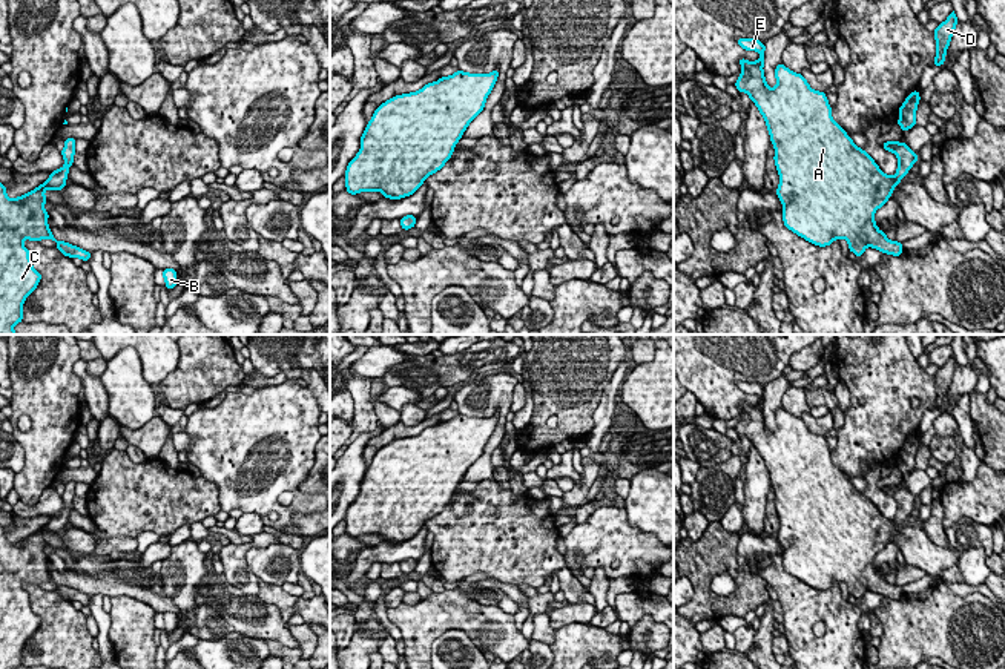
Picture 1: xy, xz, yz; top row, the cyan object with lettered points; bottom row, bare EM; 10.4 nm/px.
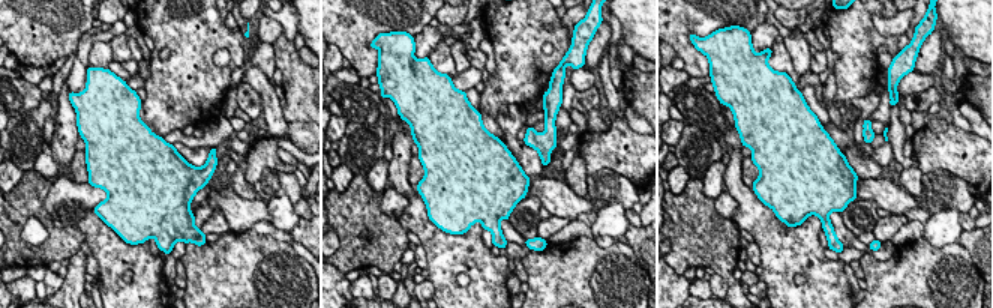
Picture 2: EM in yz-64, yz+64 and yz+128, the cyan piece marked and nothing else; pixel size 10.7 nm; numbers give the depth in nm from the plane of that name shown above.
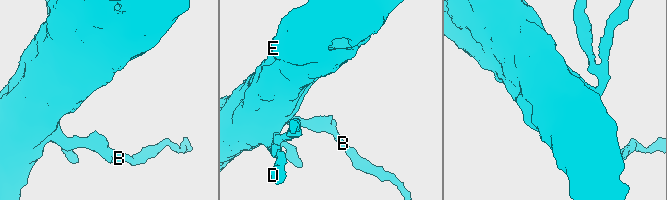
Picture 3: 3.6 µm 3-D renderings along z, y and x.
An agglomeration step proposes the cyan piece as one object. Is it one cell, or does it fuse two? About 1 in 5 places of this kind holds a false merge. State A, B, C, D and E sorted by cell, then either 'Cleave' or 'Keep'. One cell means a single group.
Groups: A B C D E. Keep

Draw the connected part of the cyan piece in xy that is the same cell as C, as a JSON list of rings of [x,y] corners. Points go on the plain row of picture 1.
[[[68,482],[61,499],[64,509],[51,516],[51,520],[37,532],[11,543],[0,526],[0,669],[15,669],[23,664],[23,646],[40,623],[29,603],[25,583],[52,583],[57,592],[69,601],[89,606],[91,595],[64,585],[57,585],[49,574],[49,557],[44,554],[44,534],[58,534],[66,529],[69,509],[74,508],[77,482]]]

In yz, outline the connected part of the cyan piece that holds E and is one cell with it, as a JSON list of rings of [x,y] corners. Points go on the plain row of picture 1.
[[[738,382],[738,388],[746,394],[756,394],[761,400],[756,405],[740,402],[741,419],[735,425],[736,433],[746,436],[756,448],[769,473],[770,485],[775,491],[775,509],[779,517],[776,539],[783,546],[784,569],[809,586],[825,591],[833,583],[845,582],[848,594],[858,601],[867,591],[899,600],[902,588],[890,585],[875,566],[875,555],[891,540],[899,525],[918,505],[905,486],[882,486],[885,494],[898,500],[895,520],[885,519],[873,502],[859,493],[845,474],[832,462],[832,451],[825,436],[813,434],[802,417],[795,417],[779,407],[775,413],[776,430],[770,433],[764,422],[764,394],[756,382]]]

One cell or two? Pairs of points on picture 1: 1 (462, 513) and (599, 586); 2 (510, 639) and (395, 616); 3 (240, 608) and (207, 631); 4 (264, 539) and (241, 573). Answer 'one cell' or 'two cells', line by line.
1: two cells
2: one cell
3: two cells
4: one cell

